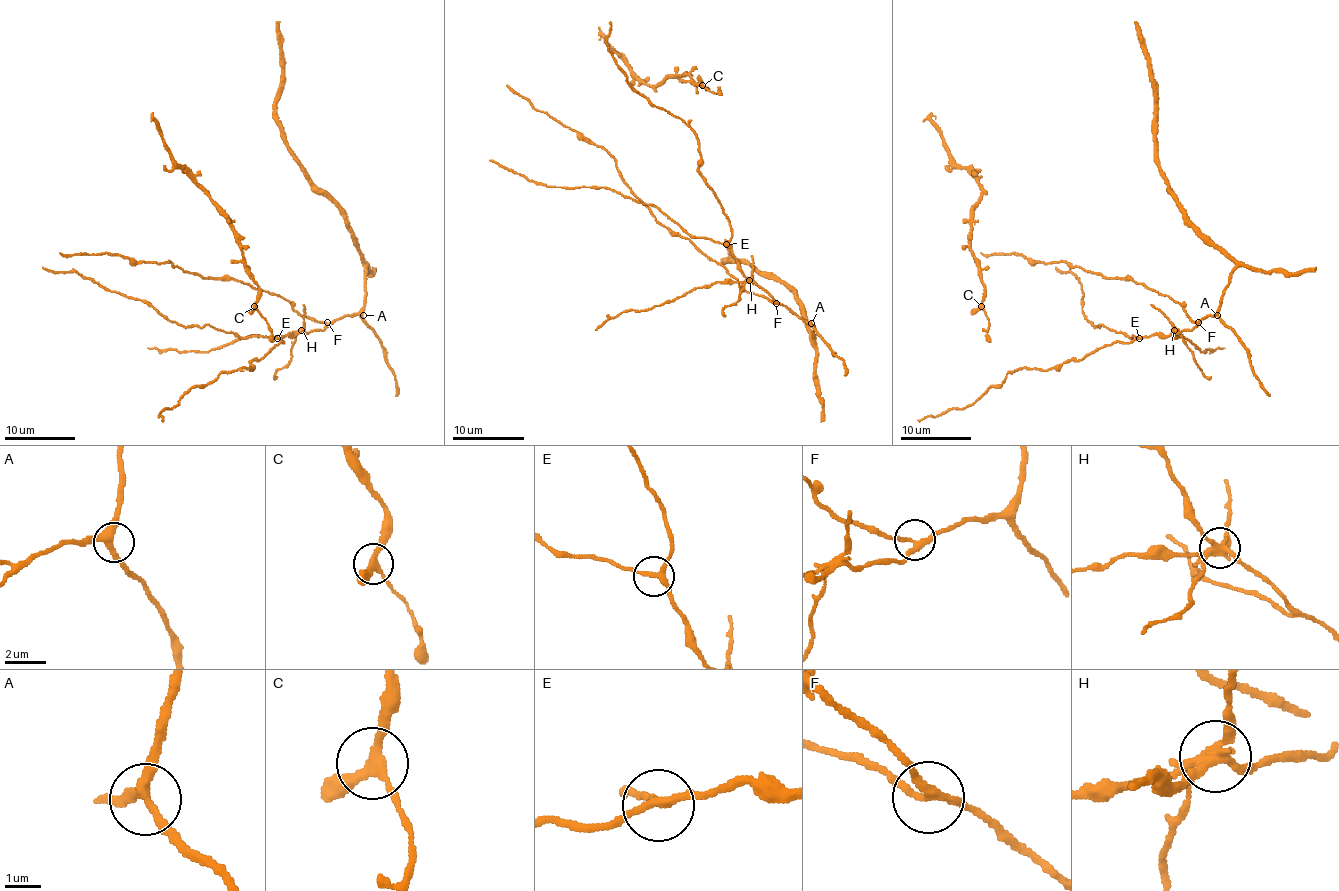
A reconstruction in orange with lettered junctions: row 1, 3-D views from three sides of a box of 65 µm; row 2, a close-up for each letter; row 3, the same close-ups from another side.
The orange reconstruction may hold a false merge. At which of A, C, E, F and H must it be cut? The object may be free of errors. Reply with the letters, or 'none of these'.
H

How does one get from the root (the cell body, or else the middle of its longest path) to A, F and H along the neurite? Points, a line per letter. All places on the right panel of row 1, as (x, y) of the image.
A: (1136, 338), (1185, 331), (1207, 315), (1217, 315)
F: (1136, 338), (1185, 331), (1198, 322)
H: (1136, 338), (1169, 335), (1175, 330)

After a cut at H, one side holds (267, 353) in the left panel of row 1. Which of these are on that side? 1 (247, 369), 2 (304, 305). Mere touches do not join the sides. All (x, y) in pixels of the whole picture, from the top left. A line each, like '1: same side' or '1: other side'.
1: same side
2: other side

